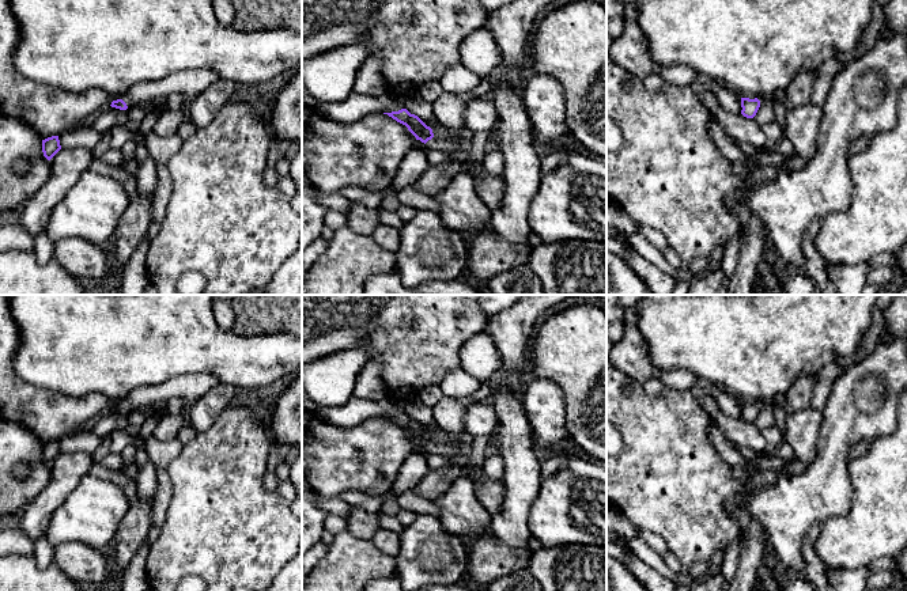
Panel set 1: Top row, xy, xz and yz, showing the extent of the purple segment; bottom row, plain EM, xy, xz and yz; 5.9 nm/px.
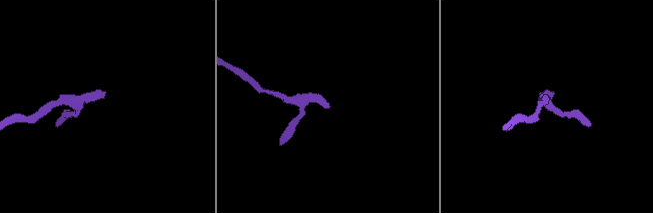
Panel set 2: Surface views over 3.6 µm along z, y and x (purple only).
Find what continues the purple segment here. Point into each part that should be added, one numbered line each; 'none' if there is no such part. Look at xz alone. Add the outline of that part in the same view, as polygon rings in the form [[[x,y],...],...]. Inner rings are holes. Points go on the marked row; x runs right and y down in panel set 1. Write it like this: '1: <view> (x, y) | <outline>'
1: xz (453, 146) | [[[443,133],[441,136],[434,136],[424,145],[428,148],[445,151],[449,155],[461,155],[466,148],[466,143],[468,143],[468,135],[454,137]]]

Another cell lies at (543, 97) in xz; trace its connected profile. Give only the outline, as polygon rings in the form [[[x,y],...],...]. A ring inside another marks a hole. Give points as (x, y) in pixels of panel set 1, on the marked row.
[[[533,73],[521,84],[521,95],[536,143],[553,141],[568,132],[566,99],[555,77]]]

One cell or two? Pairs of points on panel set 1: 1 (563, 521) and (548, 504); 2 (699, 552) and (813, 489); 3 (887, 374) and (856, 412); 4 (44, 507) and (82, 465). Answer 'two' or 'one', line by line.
1: one
2: two
3: one
4: one

